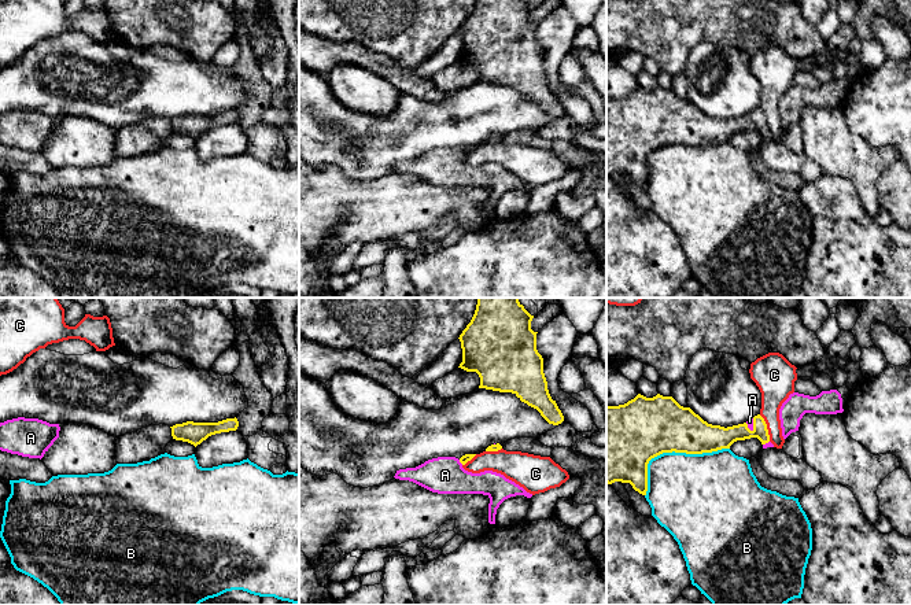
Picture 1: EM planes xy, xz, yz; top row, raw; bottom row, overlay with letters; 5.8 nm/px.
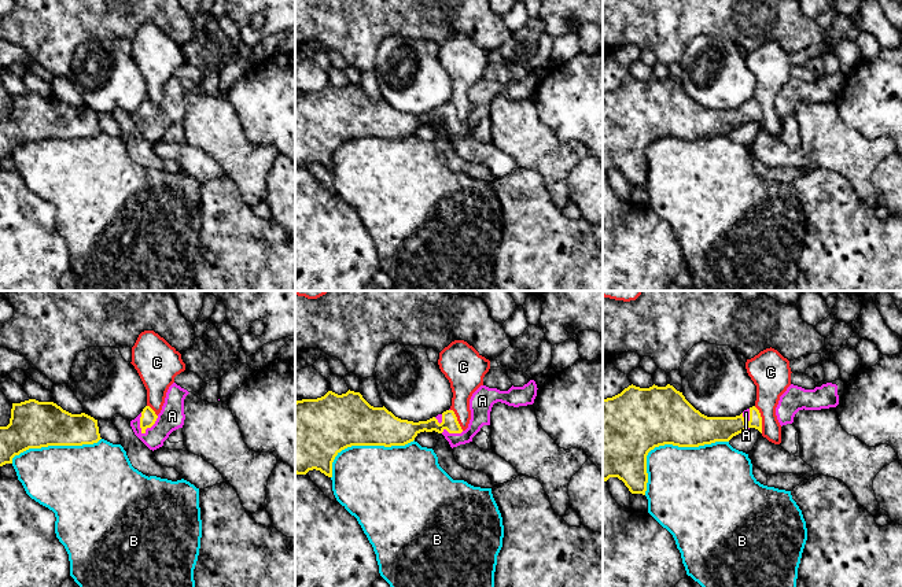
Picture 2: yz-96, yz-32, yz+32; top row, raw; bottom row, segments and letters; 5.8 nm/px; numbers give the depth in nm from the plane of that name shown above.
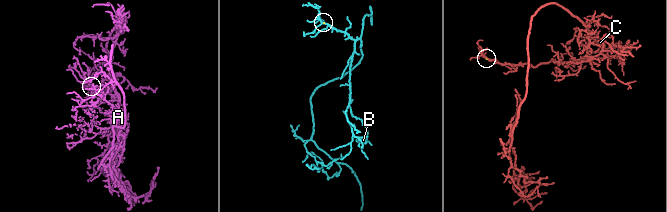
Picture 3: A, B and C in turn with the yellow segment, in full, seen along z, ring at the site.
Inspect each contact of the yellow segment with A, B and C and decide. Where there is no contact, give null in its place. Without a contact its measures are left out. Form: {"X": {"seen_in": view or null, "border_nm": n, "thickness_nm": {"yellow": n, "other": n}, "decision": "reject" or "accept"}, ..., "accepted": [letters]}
{"A": {"seen_in": "yz", "border_nm": 80, "thickness_nm": {"yellow": 150, "other": 40}, "decision": "accept"}, "B": {"seen_in": "yz", "border_nm": 550, "thickness_nm": {"yellow": 360, "other": 440}, "decision": "reject"}, "C": {"seen_in": "yz", "border_nm": 170, "thickness_nm": {"yellow": 110, "other": 190}, "decision": "reject"}, "accepted": ["A"]}

